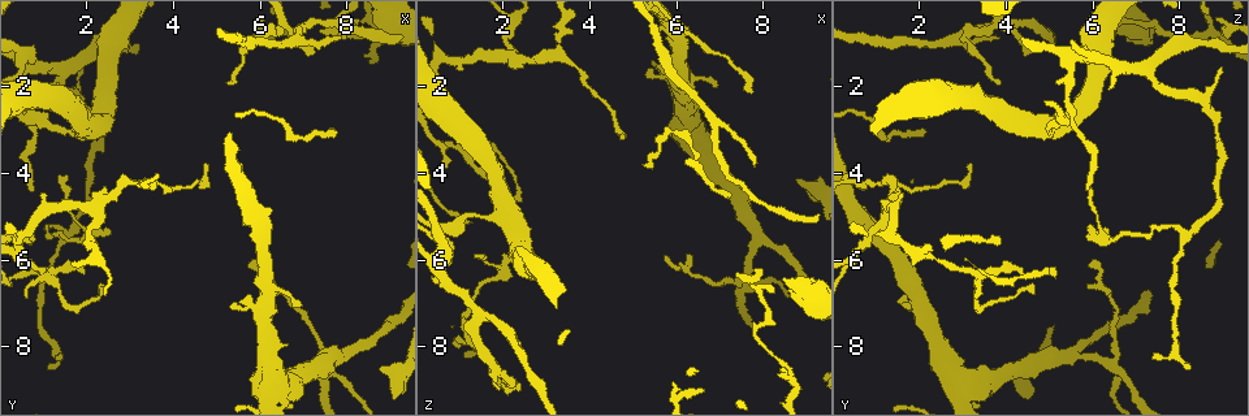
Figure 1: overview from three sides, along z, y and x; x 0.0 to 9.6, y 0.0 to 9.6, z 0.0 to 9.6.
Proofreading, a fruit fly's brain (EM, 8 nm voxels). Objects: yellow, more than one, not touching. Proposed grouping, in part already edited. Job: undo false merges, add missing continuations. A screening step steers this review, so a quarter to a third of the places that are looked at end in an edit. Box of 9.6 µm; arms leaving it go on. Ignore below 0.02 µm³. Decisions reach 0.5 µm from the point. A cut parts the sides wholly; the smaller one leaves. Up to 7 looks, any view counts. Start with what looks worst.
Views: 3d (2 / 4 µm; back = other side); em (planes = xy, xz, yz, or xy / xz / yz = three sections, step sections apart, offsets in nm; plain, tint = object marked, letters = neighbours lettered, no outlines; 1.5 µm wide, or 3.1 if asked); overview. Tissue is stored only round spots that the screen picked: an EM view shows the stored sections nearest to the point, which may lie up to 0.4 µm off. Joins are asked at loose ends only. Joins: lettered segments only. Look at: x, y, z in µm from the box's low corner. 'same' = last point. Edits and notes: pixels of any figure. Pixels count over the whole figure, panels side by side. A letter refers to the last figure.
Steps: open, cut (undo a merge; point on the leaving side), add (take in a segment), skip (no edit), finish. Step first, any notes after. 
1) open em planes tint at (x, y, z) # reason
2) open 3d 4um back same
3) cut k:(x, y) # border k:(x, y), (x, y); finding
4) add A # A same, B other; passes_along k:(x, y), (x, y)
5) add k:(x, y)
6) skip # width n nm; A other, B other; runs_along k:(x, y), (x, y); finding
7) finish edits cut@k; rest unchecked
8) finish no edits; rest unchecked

open em xz step 4 letters at (2.55, 5.30, 6.35) # free end

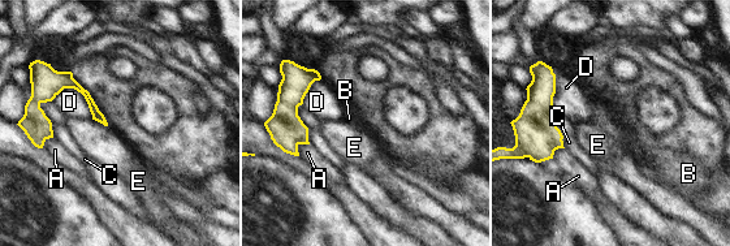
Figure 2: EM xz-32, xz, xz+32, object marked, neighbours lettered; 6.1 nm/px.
open em planes letters same # another direction

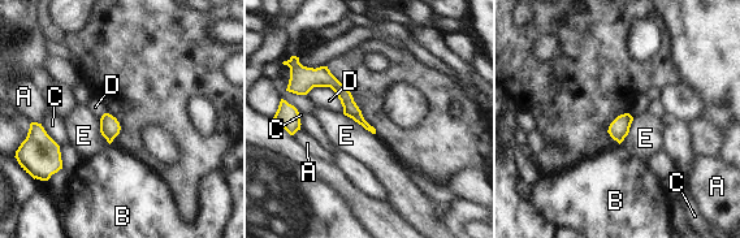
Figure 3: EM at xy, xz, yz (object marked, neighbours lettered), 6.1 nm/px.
skip # A other, B other, C other, D other, E other; runs_along 3:(320, 83), (332, 83), (360, 120); none of them fits

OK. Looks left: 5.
open em xy step 4 tint at (6.85, 7.15, 2.00) # branch stops here

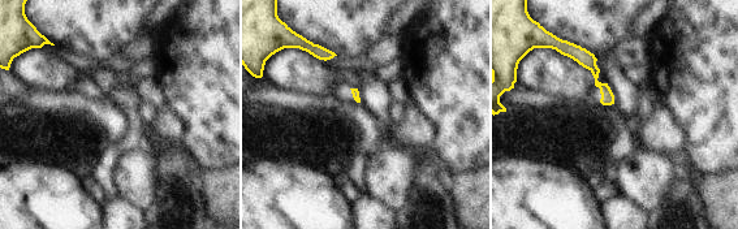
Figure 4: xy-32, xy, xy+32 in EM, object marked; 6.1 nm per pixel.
open em planes letters same # another direction

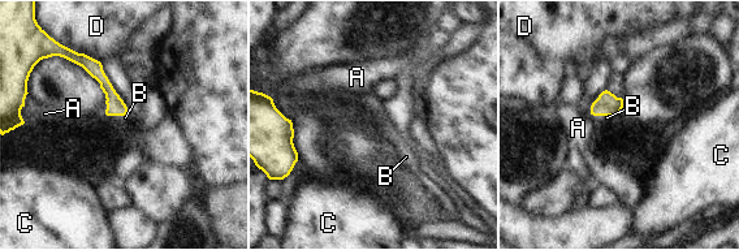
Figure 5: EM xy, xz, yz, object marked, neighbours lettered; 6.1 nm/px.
add B # A other, B same, C other, D other; passes_along 5:(606, 104), (600, 115), (592, 117); the cell continues

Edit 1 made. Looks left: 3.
open overview

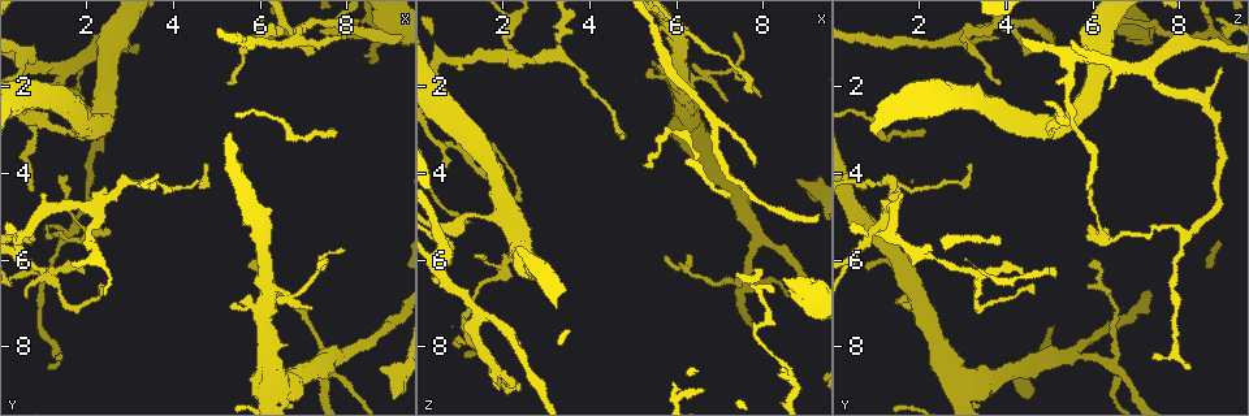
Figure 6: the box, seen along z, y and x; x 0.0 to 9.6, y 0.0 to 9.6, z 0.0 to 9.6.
open em planes plain at (0.95, 4.50, 1.55) # an open end

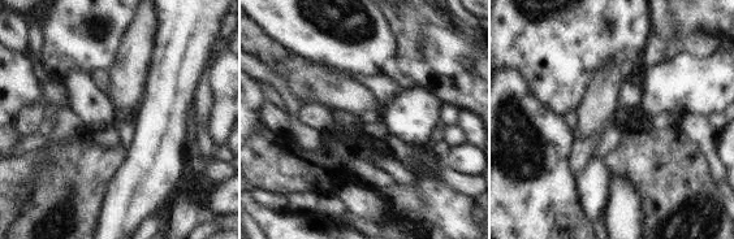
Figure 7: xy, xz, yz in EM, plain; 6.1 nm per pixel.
open em planes letters same

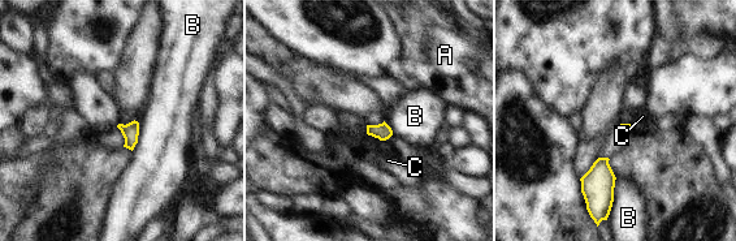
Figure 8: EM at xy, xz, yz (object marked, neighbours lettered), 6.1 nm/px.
skip # A other, B other, C other; none of them fits

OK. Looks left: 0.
finish edits add@5; rest unchecked

